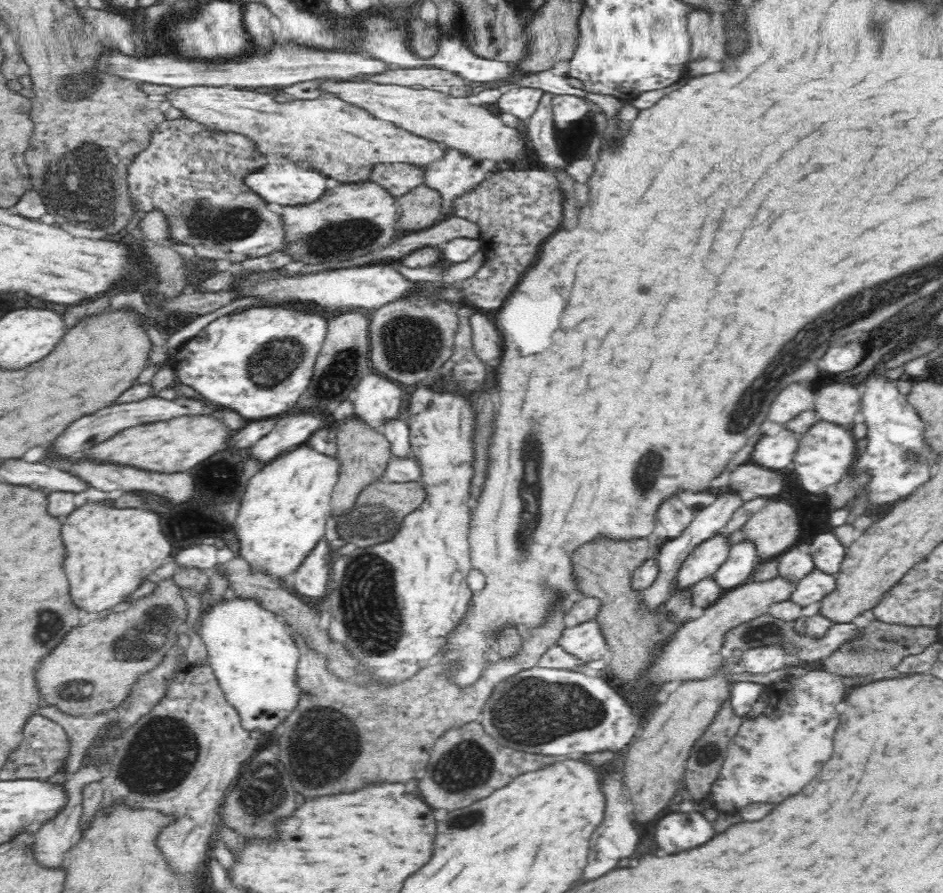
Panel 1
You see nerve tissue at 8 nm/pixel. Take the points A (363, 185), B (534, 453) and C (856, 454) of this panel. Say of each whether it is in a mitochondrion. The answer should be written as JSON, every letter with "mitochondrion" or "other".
{"A":"other","B":"mitochondrion","C":"other"}

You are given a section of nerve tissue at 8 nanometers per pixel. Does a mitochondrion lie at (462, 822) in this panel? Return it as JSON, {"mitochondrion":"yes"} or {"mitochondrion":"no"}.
{"mitochondrion":"yes"}

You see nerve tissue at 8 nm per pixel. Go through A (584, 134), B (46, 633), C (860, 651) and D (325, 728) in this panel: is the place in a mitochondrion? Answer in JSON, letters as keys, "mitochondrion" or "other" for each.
{"A":"mitochondrion","B":"mitochondrion","C":"mitochondrion","D":"mitochondrion"}

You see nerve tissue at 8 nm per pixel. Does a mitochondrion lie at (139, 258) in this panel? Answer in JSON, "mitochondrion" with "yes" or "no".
{"mitochondrion":"no"}

